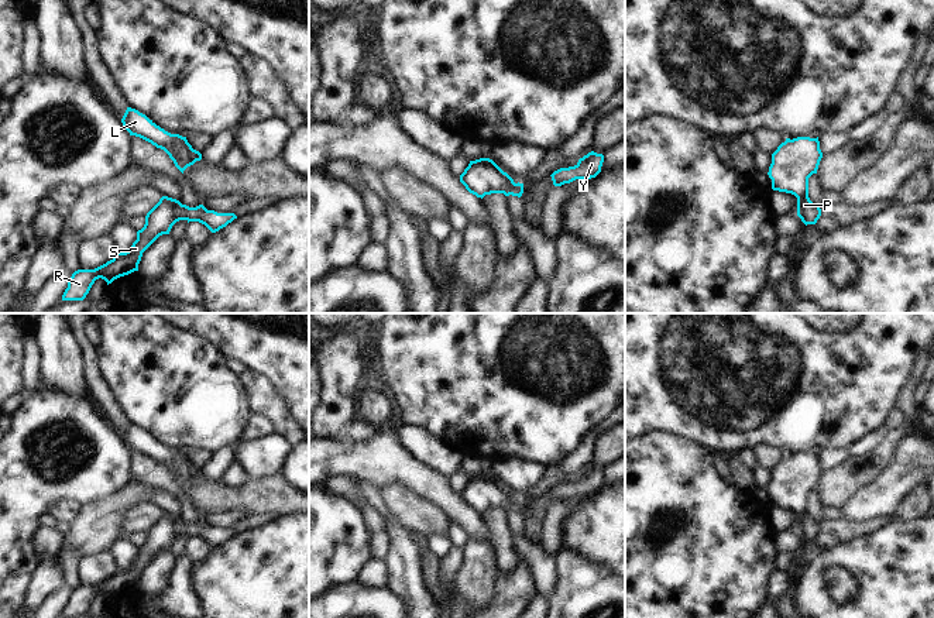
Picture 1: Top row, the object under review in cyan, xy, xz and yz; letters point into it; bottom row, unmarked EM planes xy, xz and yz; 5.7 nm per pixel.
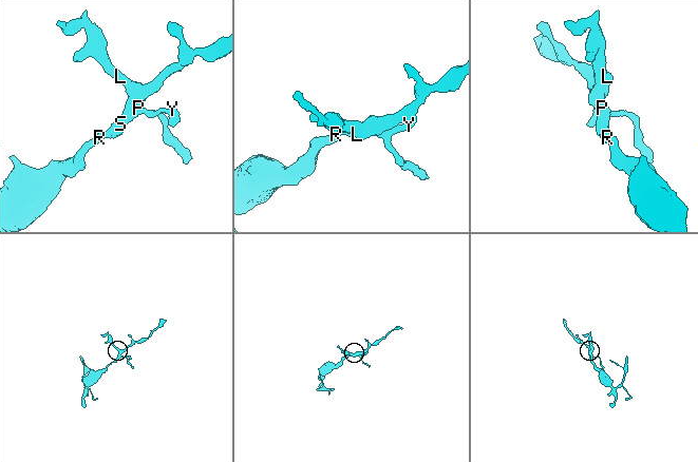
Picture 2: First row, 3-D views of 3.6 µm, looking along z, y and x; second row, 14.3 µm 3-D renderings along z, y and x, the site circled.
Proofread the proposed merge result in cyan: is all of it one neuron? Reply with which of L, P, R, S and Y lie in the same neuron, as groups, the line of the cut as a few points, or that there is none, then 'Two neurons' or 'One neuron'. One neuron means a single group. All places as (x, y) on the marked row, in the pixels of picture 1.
Groups: L P R S Y. No split. One neuron

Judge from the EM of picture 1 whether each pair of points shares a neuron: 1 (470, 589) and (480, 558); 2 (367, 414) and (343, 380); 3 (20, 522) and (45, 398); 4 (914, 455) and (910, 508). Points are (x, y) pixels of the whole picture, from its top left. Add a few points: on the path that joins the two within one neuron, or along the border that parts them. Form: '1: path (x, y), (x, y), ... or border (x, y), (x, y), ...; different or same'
1: path (474, 582), (478, 565); same
2: border (364, 385), (359, 394), (354, 418); different
3: path (20, 491), (21, 442), (31, 429); same
4: border (919, 487), (893, 514); different

